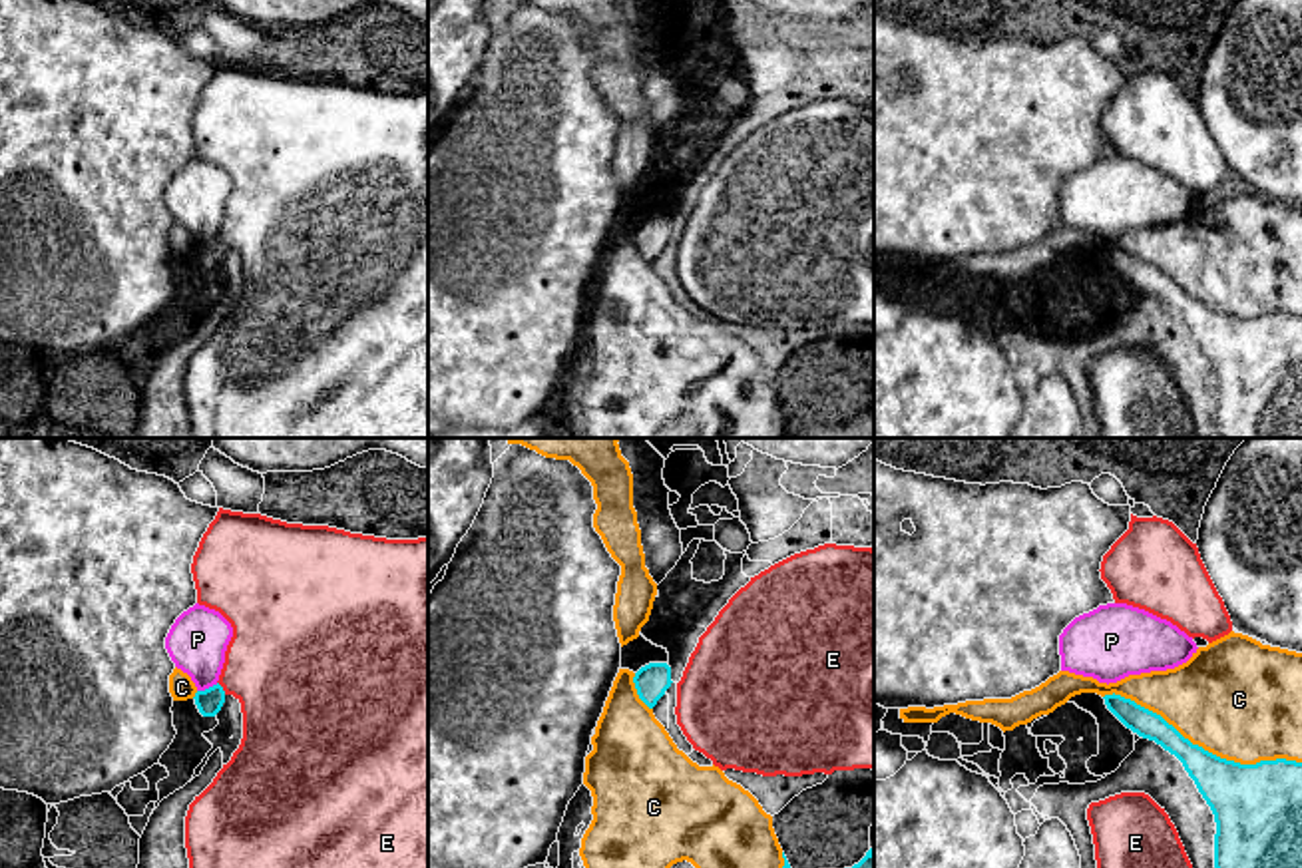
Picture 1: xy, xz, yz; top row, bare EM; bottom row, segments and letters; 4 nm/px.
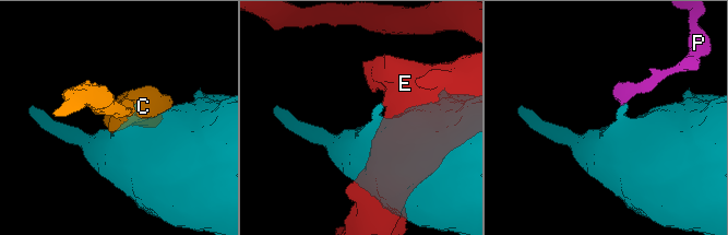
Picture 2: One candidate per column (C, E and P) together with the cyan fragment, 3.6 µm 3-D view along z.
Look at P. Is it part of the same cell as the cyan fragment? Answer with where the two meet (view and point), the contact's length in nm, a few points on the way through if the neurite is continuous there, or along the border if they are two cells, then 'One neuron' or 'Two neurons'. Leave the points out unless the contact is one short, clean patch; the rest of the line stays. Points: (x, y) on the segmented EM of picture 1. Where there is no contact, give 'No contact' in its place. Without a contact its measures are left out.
Touches cyan at xy (210, 687). Shared border 90 nm. Boundary: xy (217, 683), (198, 691). Two neurons

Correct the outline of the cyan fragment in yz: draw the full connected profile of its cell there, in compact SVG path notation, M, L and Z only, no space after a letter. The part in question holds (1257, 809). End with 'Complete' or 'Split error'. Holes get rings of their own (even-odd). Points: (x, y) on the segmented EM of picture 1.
M1105 695L1107 709L1133 733L1175 755L1216 822L1214 868L1302 868L1302 762L1276 759L1240 764L1185 739L1161 715L1121 695Z. Complete

